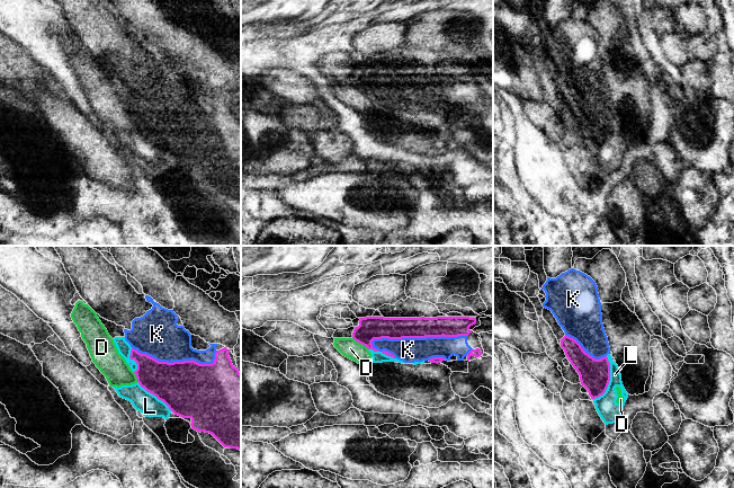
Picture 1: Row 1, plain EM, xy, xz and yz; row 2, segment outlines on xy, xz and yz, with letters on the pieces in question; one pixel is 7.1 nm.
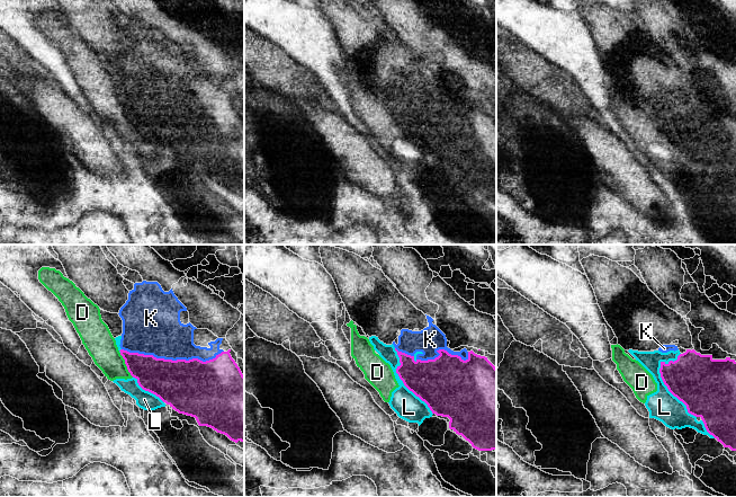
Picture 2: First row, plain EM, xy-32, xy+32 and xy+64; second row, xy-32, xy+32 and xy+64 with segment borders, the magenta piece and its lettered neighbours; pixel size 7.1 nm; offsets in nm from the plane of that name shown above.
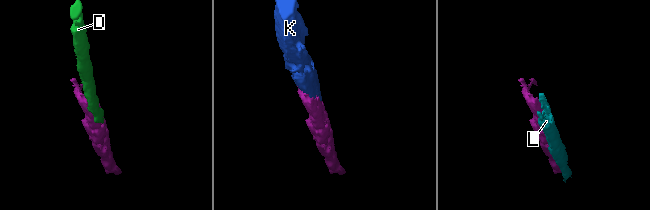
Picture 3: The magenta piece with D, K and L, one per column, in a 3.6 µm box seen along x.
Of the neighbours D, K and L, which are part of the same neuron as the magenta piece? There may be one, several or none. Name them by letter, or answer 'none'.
K

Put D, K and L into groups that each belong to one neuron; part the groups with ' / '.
D L / K

